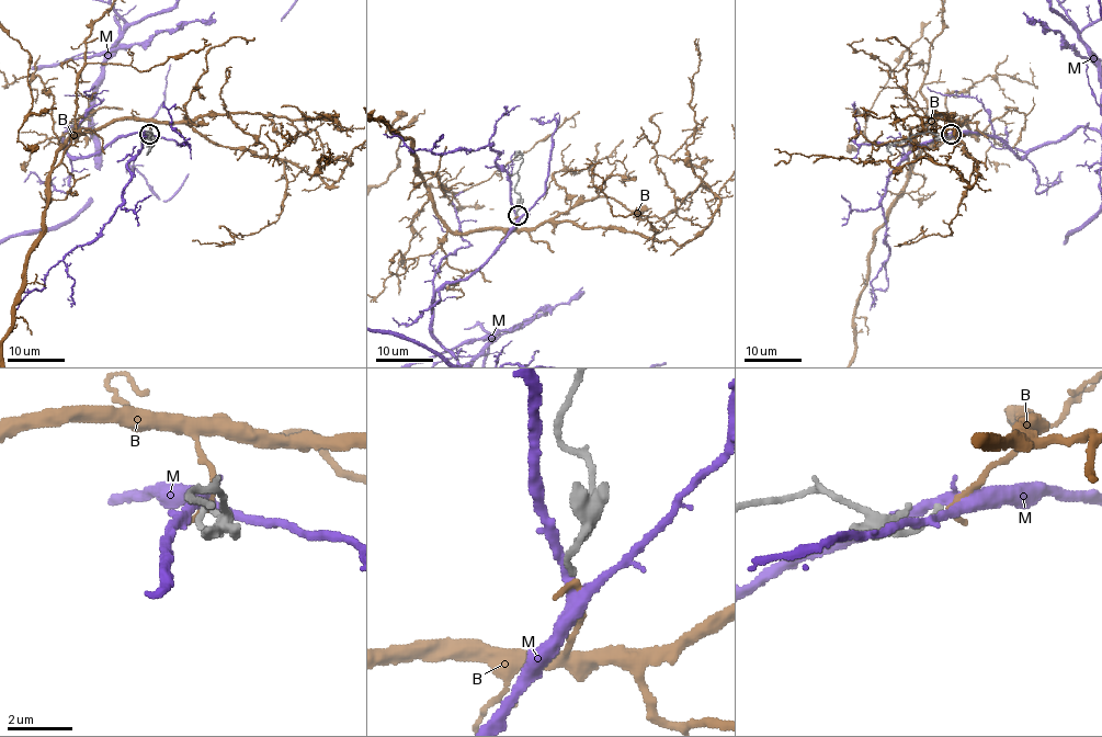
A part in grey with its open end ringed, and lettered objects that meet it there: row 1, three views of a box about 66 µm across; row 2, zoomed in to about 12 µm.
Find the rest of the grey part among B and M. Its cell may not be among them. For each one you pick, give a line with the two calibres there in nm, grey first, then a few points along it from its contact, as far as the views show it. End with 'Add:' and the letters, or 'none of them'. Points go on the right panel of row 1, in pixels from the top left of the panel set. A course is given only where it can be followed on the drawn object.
B: Thickness 200 nm (grey) against 220 nm
Add: B

